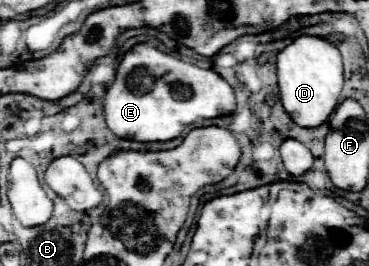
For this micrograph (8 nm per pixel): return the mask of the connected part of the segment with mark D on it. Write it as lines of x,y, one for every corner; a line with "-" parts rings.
301,35
291,45
287,45
277,57
277,77
279,77
279,97
287,115
299,127
319,127
323,125
339,103
339,93
343,89
343,63
337,47
321,37

